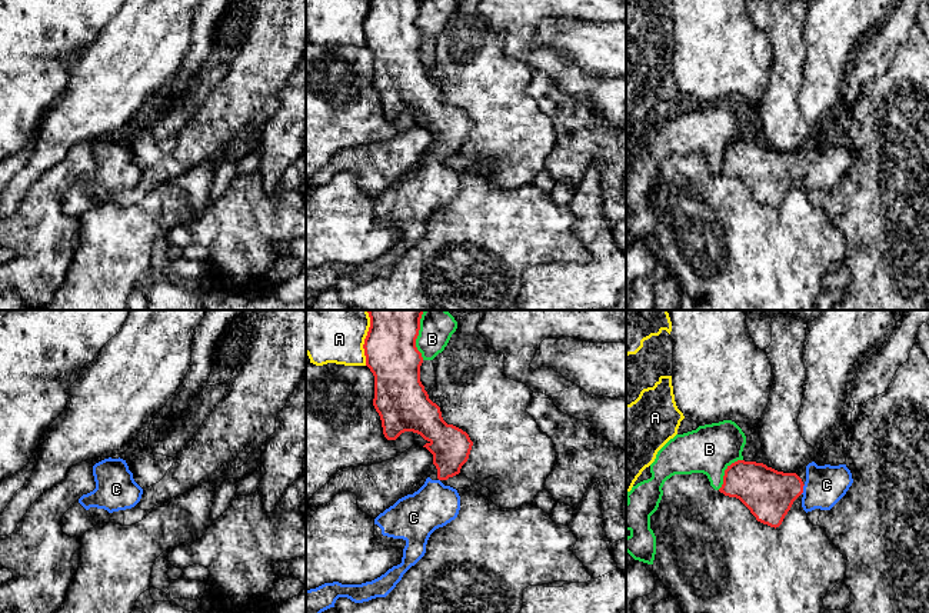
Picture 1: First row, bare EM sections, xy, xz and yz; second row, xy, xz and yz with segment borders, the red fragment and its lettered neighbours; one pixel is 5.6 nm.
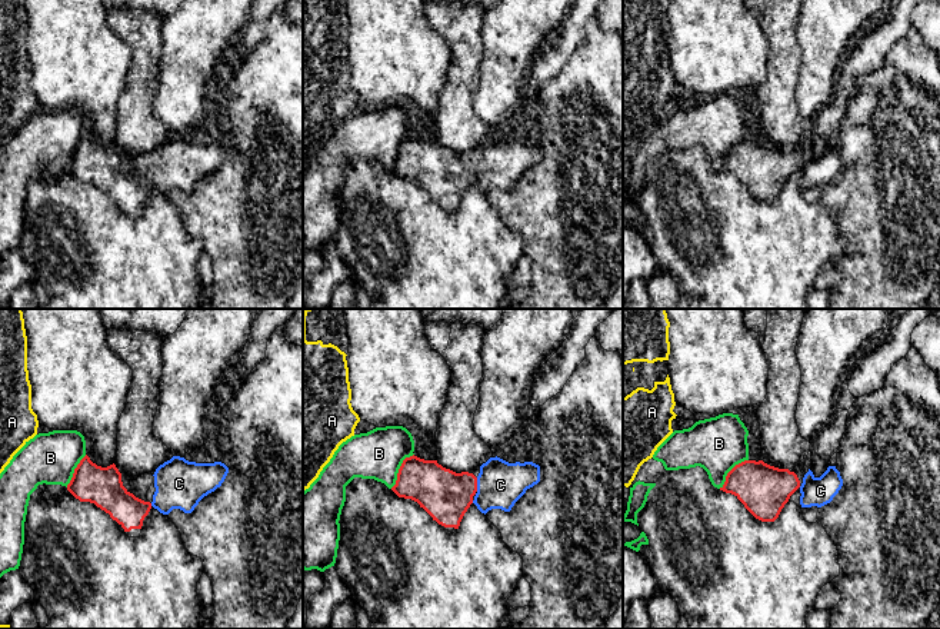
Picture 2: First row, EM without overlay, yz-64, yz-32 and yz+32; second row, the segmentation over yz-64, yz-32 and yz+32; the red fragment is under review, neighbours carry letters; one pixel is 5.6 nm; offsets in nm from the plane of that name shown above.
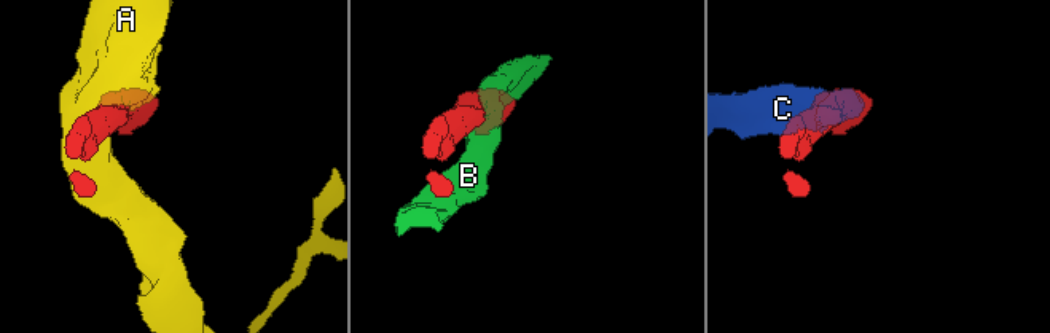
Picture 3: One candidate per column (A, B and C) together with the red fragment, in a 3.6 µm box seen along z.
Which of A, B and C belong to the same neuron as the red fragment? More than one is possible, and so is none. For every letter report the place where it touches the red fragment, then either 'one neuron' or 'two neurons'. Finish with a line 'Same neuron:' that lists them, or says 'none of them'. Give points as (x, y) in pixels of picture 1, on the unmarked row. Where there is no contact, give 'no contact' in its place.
A: contact xz (365, 23); two neurons
B: contact xz (415, 20); two neurons
C: contact yz (802, 169); one neuron
Same neuron: C

